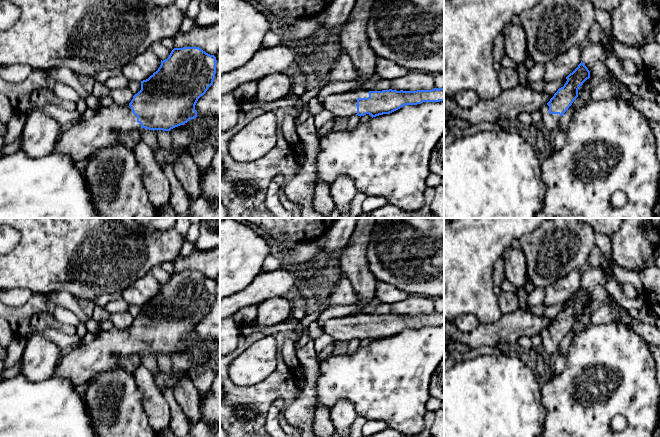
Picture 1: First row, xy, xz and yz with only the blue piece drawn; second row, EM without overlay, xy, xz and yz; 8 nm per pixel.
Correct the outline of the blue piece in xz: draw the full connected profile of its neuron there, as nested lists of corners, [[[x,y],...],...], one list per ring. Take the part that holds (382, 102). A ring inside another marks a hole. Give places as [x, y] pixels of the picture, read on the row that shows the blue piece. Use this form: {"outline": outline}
{"outline": [[[444,87],[417,91],[397,91],[392,89],[382,91],[357,90],[340,94],[331,94],[320,103],[325,110],[330,111],[337,118],[349,118],[353,115],[361,117],[366,114],[369,114],[373,118],[383,114],[390,114],[405,105],[417,105],[423,102],[440,101],[444,101]]]}

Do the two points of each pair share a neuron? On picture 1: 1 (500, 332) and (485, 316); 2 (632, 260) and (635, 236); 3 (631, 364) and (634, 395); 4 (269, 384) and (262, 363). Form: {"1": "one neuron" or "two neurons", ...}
{"1": "two neurons", "2": "one neuron", "3": "one neuron", "4": "two neurons"}

